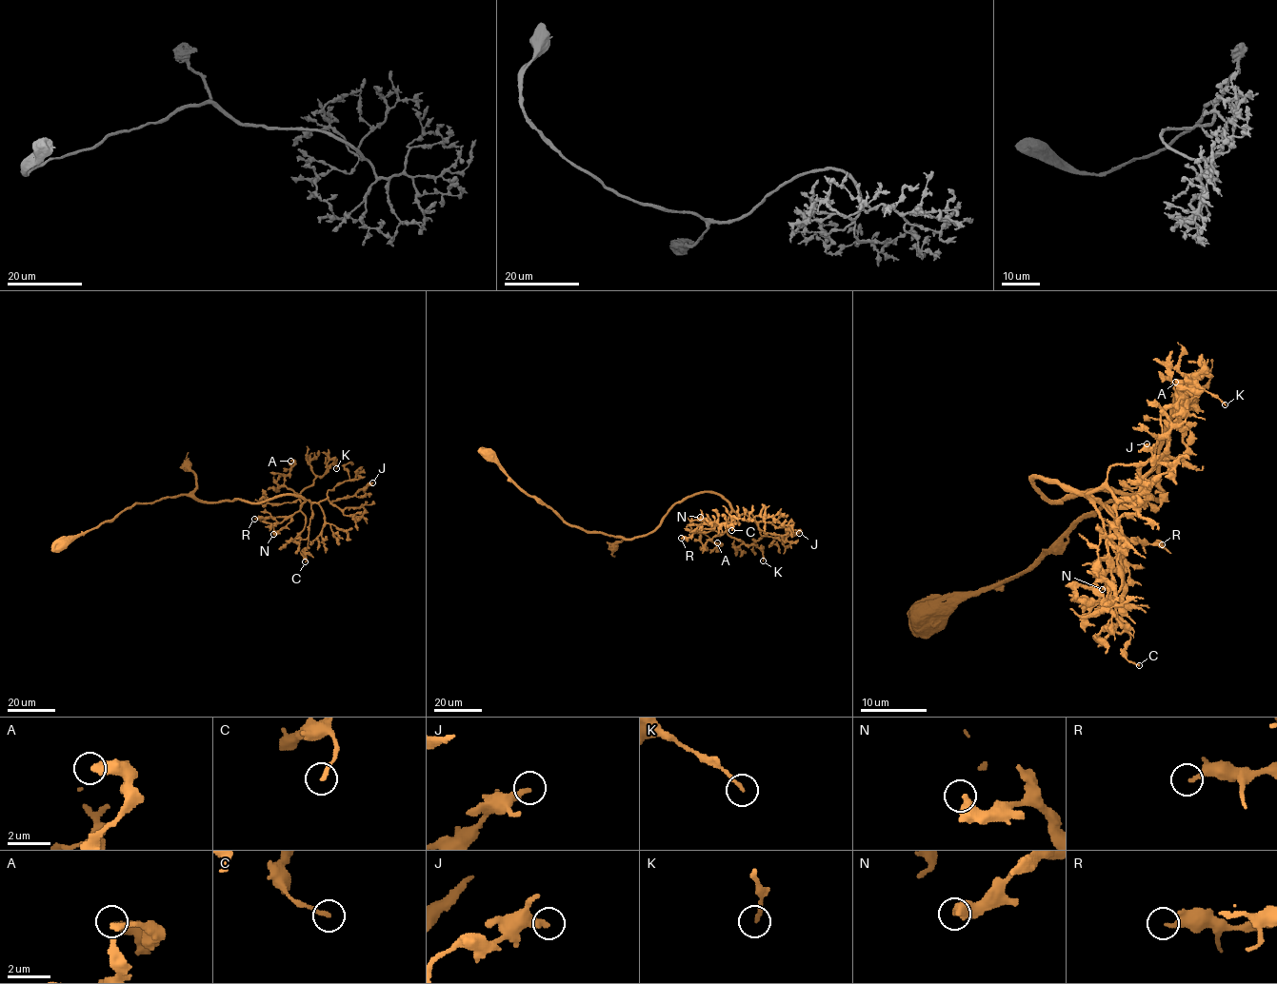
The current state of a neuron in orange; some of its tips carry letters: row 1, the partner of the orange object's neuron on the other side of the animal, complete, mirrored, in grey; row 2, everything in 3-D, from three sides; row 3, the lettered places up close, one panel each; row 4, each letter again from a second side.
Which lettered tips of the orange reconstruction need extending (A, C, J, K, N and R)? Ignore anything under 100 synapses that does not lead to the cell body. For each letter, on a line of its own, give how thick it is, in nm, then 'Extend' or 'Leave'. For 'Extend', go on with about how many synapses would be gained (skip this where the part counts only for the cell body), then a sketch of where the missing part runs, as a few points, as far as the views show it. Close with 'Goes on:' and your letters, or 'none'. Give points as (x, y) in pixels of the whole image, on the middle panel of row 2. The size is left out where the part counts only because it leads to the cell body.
A: Thickness 400 nm. Leave
C: Thickness 190 nm. Leave
J: Thickness 300 nm. Leave
K: Thickness 180 nm. Leave
N: Thickness 480 nm. Leave
R: Thickness 240 nm. Leave
Goes on: none

